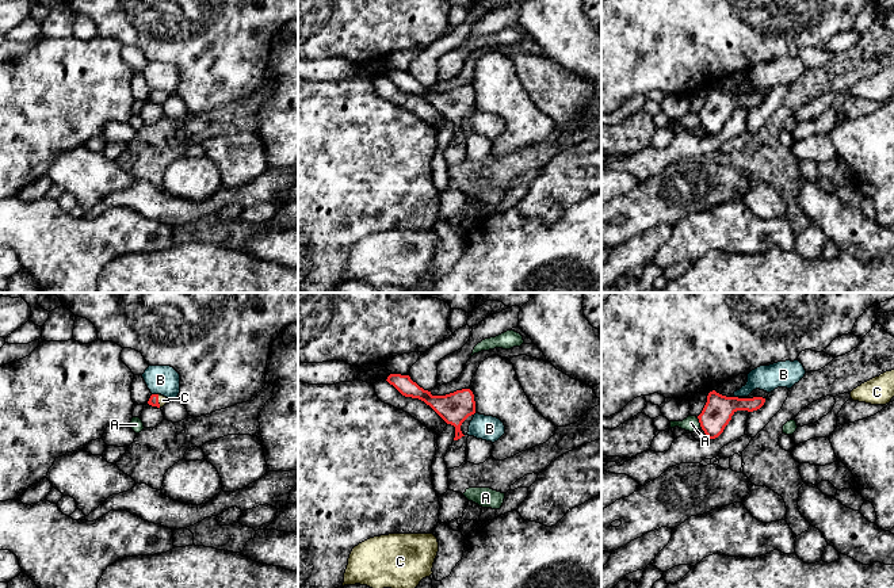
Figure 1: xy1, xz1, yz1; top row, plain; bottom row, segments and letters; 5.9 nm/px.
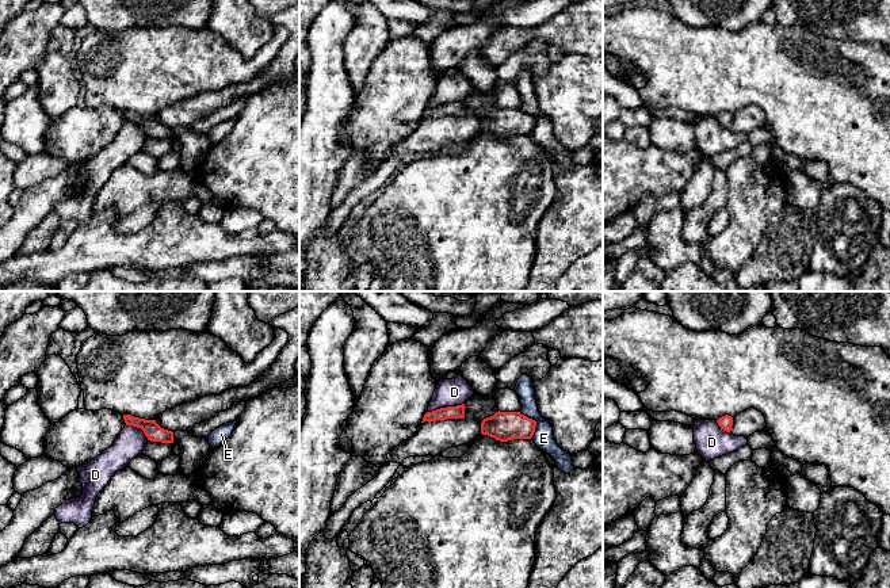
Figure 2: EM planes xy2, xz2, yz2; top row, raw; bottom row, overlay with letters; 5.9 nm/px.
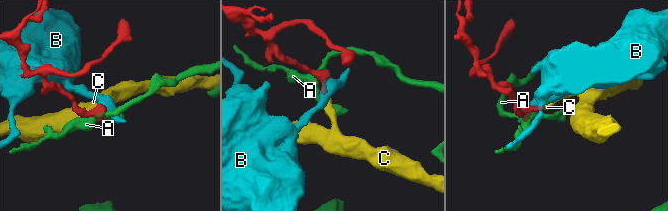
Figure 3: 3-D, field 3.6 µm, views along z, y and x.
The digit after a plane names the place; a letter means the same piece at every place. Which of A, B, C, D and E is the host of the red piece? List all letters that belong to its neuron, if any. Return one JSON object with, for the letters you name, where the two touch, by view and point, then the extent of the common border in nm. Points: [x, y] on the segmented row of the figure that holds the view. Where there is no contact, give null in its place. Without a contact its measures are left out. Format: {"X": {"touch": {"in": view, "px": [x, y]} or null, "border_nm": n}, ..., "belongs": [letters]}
{"C": {"touch": {"in": "xy1", "px": [157, 401]}, "border_nm": 80}, "belongs": ["C"]}

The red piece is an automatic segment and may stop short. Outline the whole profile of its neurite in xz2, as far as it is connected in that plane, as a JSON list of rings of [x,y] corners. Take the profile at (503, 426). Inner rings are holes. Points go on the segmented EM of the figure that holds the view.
[[[496,412],[481,423],[481,434],[500,442],[512,439],[531,439],[536,421],[520,412]]]

